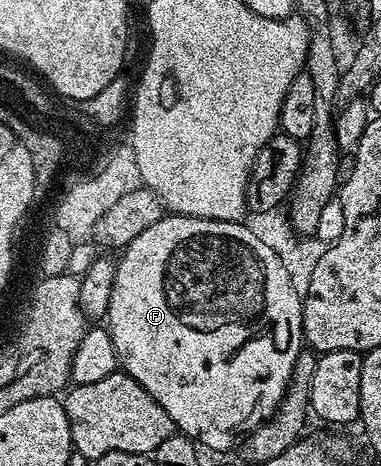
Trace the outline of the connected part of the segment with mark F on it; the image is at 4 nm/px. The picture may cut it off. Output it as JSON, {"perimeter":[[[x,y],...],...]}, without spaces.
{"perimeter":[[[165,215],[158,223],[154,223],[154,227],[146,227],[138,239],[124,246],[116,261],[114,287],[110,291],[106,328],[114,343],[119,368],[134,378],[164,408],[179,432],[185,437],[191,437],[205,450],[228,449],[232,444],[233,448],[241,438],[276,414],[276,408],[292,381],[292,373],[296,370],[296,360],[304,341],[301,290],[293,284],[291,272],[282,265],[282,259],[273,251],[272,246],[260,241],[255,231],[246,226],[239,221],[211,221],[205,217]]]}

